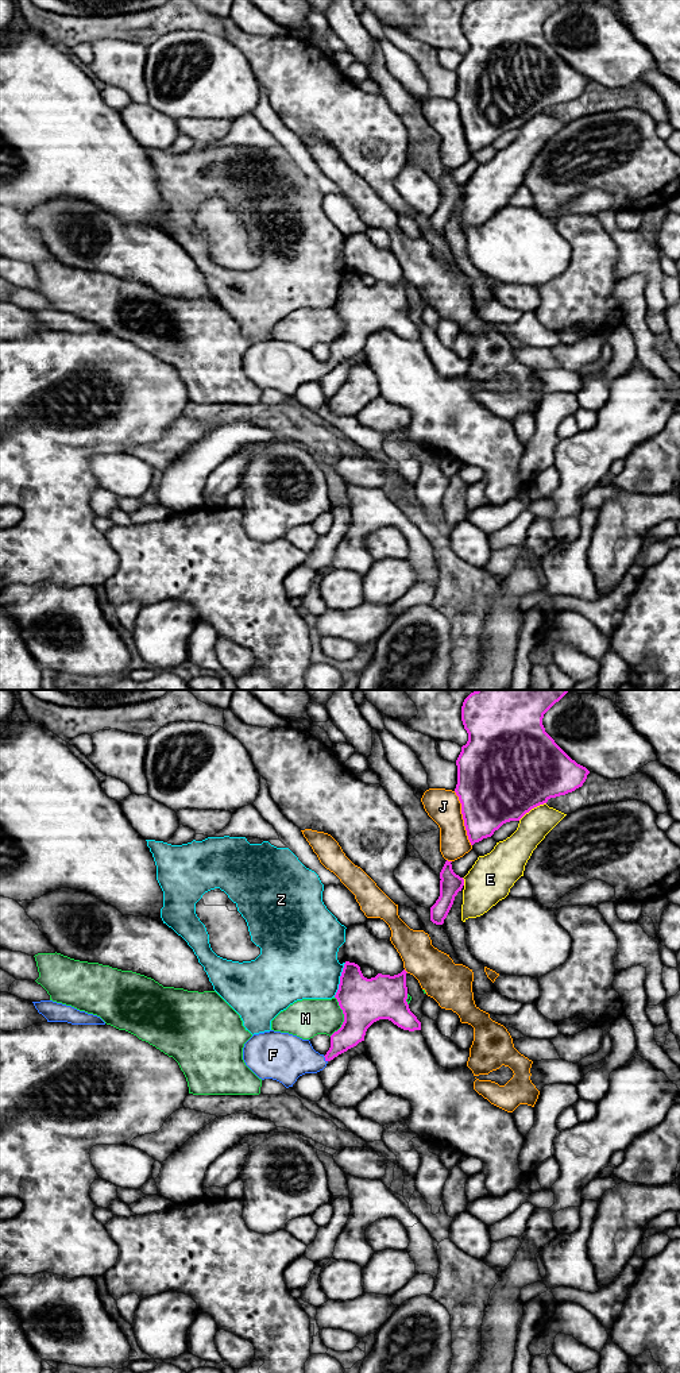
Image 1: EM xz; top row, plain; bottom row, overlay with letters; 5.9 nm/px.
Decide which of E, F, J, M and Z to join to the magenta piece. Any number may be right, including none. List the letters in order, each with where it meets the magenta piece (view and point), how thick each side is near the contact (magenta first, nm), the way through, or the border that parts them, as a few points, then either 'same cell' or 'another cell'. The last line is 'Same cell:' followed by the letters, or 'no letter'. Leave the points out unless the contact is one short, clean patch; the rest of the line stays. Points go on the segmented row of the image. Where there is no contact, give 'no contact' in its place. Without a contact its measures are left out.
E: xz (532, 808) | 500/180 nm | another cell
F: xz (325, 1059) | 150/280 nm | across xz (354, 1028), (325, 1059), (284, 1057) | same cell
J: xz (463, 818) | 420/200 nm | another cell
M: xz (344, 1017) | 280/220 nm | another cell
Z: xz (340, 980) | 280/420 nm | another cell
Same cell: F

